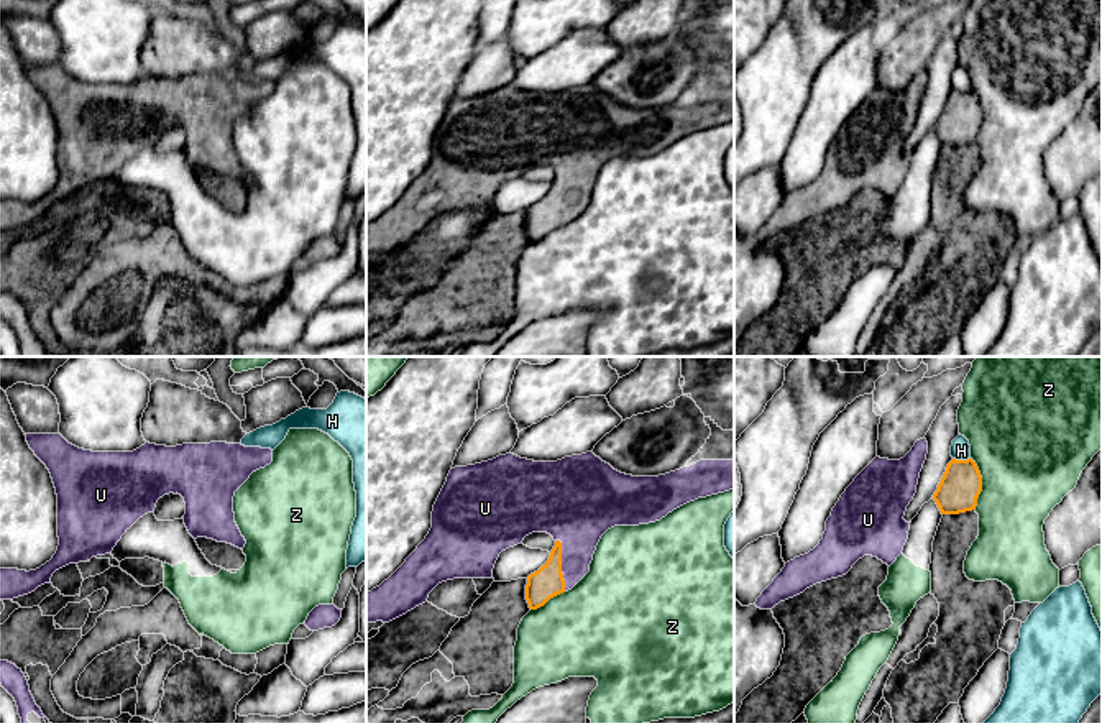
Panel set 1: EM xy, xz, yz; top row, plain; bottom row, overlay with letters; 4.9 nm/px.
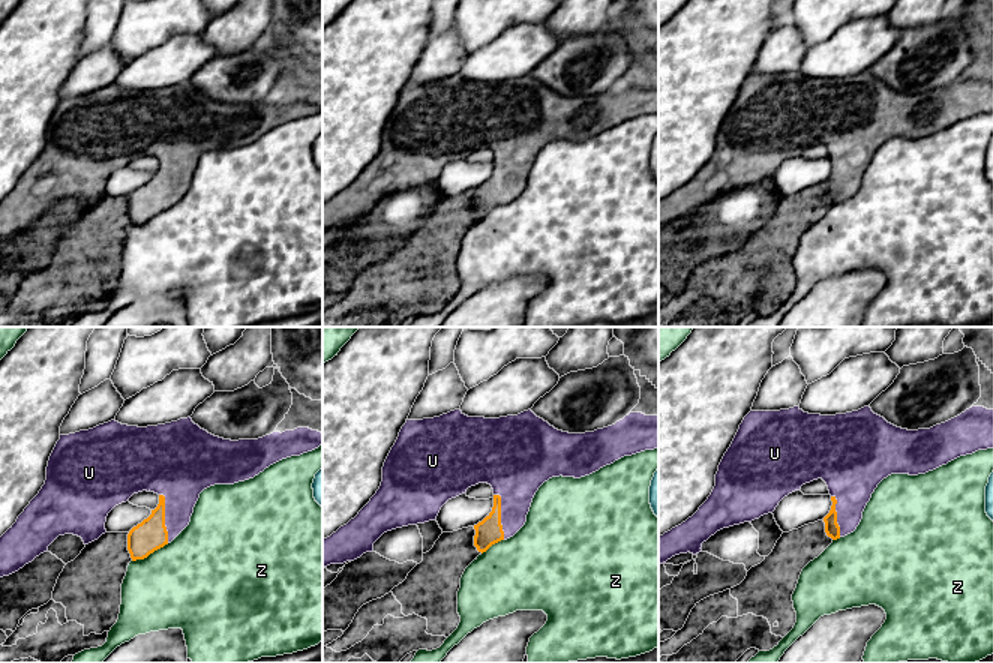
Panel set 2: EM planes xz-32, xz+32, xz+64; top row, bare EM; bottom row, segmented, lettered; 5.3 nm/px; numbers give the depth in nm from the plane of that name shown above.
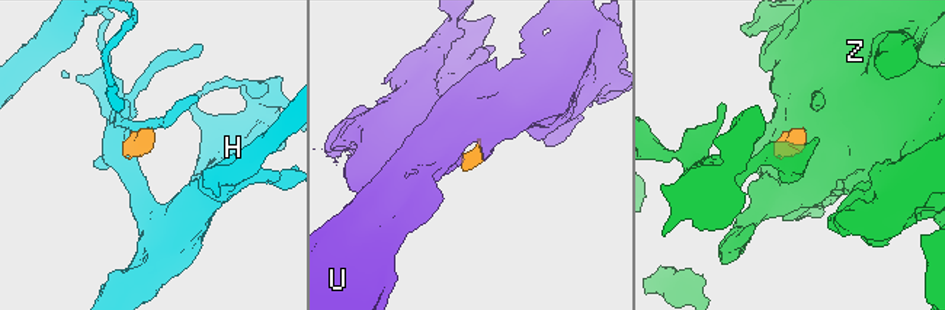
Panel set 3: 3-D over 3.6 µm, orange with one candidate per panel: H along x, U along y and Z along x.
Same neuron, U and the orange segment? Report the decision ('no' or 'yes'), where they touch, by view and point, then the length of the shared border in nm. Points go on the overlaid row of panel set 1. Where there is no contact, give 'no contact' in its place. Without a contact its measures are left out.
yes; contact xz (560, 564); length 260 nm

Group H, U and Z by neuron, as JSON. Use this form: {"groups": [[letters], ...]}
{"groups": [["H"], ["U"], ["Z"]]}

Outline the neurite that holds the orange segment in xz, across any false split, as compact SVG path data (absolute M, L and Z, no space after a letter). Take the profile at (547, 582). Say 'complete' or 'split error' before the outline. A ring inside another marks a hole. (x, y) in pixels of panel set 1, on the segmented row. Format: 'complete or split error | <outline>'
split error | M593 452L557 462L534 462L514 454L455 467L434 504L432 527L406 562L379 587L366 593L366 623L389 623L427 601L442 582L493 578L499 554L532 532L547 532L555 546L549 560L527 577L530 610L572 590L588 572L601 536L614 526L660 521L673 509L734 488L734 460L700 460L659 475L632 477L614 470Z

